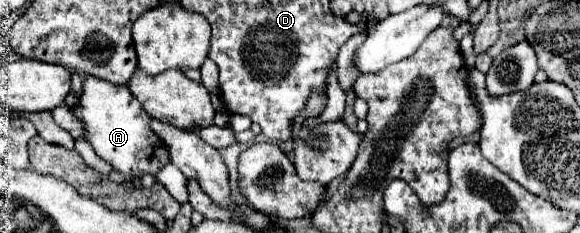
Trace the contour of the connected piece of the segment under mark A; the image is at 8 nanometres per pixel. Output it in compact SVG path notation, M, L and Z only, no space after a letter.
M85 77L81 101L73 107L73 113L85 121L87 141L93 145L95 153L129 179L135 179L141 173L155 175L159 165L163 165L169 157L167 149L163 148L151 129L151 117L143 111L127 85L115 85L99 77Z

